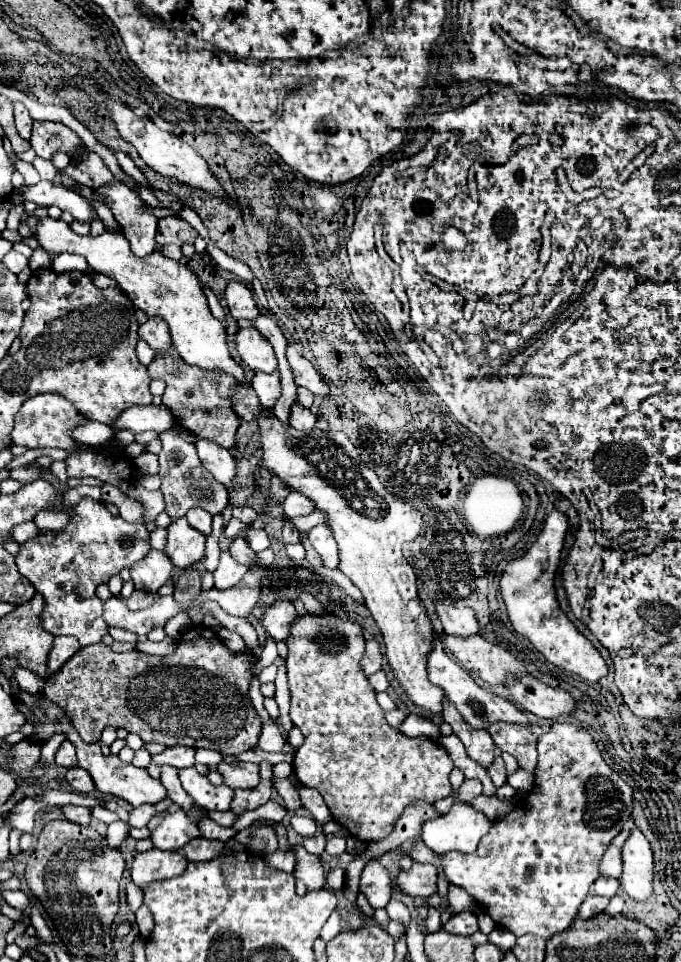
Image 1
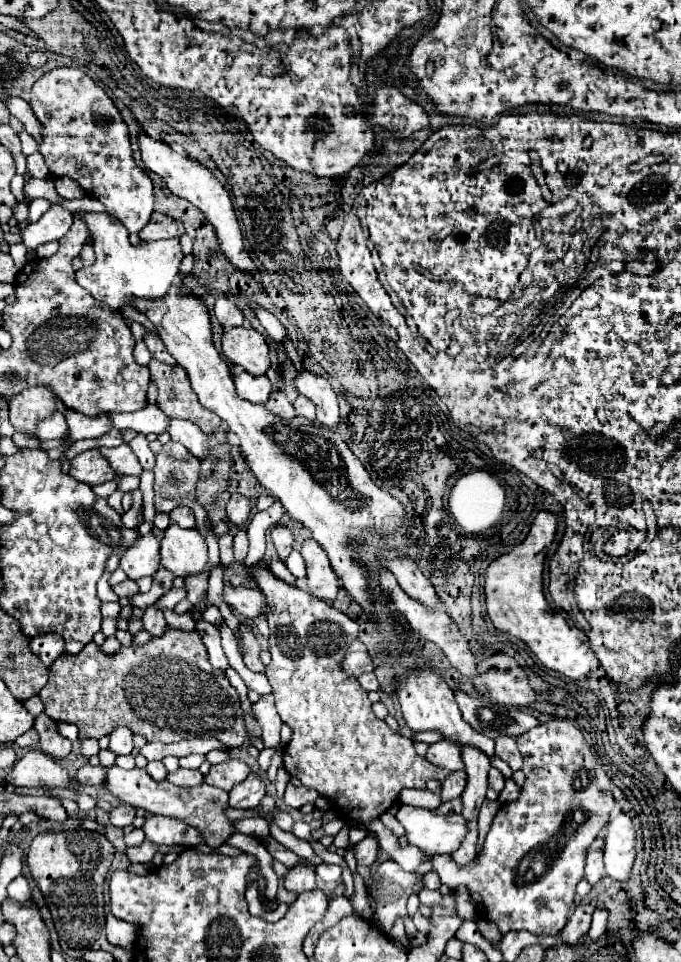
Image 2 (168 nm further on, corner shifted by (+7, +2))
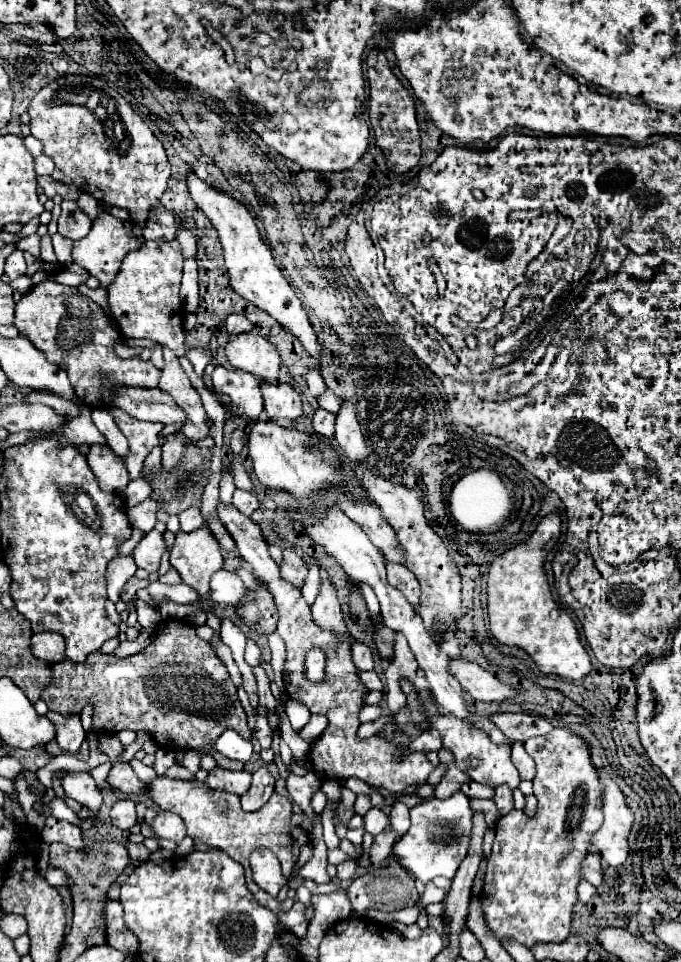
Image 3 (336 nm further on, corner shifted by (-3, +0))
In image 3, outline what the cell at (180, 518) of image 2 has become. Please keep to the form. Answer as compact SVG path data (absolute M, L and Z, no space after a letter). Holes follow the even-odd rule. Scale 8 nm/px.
M190 507L190 509L182 511L178 515L178 519L180 519L180 529L186 531L186 533L190 533L190 531L194 531L194 529L198 529L198 527L204 525L204 519L202 519L198 507Z

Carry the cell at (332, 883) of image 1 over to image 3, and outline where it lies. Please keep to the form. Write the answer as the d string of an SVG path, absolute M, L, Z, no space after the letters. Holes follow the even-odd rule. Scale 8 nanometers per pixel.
M352 859L344 861L342 865L338 865L338 879L340 881L350 881L356 875L356 869L358 869L356 861L352 861Z

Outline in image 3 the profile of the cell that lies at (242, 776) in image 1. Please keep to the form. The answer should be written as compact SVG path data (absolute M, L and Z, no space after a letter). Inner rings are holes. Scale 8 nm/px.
M216 767L216 769L208 771L206 783L214 791L244 795L244 791L248 791L248 787L250 787L250 779L252 779L252 773L248 773L248 771L226 771L226 769Z

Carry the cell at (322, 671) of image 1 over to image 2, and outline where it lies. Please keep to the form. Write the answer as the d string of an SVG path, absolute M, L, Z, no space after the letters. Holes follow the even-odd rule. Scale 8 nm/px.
M256 569L256 581L262 593L266 593L270 605L270 655L272 663L266 667L272 693L276 697L278 715L286 725L292 727L292 741L284 749L284 767L292 777L298 777L302 785L316 789L322 797L330 801L330 809L336 811L338 819L346 825L368 825L398 803L398 795L406 787L426 789L426 781L444 781L448 771L432 765L428 759L416 755L414 741L394 733L382 719L372 713L372 703L368 693L358 685L356 677L342 671L342 659L346 647L358 637L358 623L346 617L336 607L326 601L312 597L310 593L286 585L276 579L270 569Z

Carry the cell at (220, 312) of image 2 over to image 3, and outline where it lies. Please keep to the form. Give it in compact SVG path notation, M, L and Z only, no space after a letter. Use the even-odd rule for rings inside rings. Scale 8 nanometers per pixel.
M228 315L226 319L226 331L230 335L236 335L236 333L248 333L252 331L252 323L244 317L244 315Z

